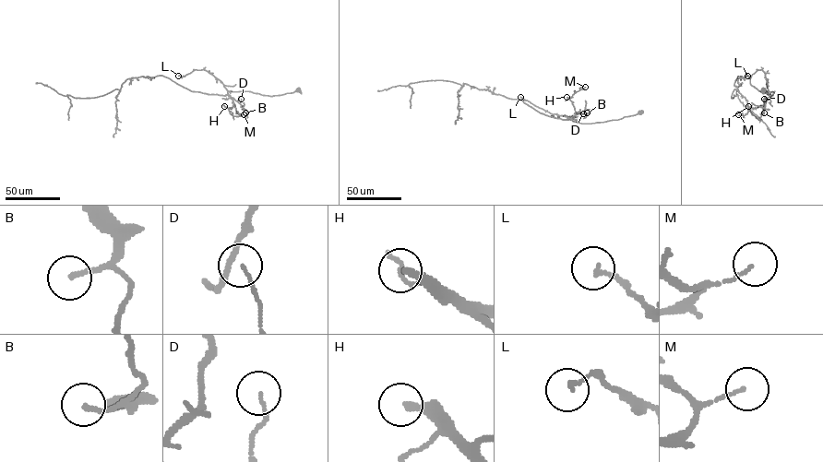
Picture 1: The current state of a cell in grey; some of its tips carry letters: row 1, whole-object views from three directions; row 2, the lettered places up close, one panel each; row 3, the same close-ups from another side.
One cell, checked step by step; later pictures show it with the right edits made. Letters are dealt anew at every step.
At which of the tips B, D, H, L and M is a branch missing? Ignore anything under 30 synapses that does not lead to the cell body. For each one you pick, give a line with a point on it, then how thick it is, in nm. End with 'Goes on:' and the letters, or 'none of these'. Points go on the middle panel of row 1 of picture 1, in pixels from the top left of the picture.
H: at (566, 97); 260 nm thick
Goes on: H

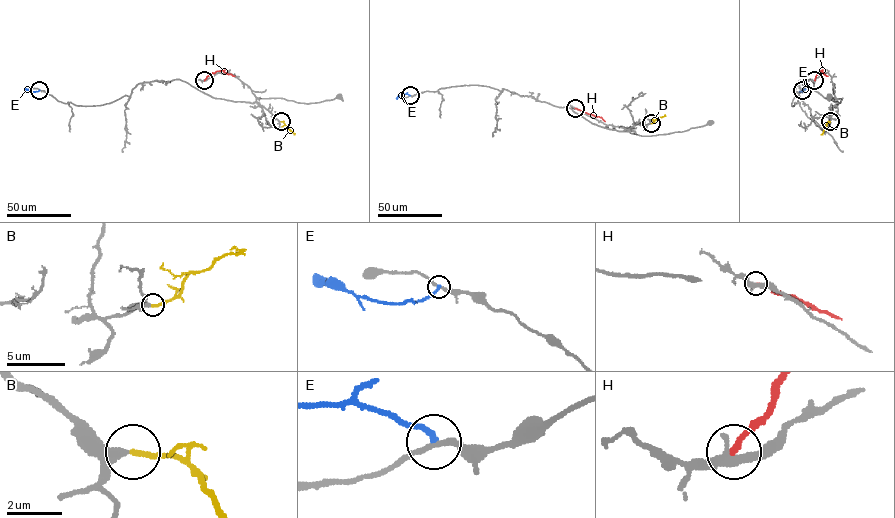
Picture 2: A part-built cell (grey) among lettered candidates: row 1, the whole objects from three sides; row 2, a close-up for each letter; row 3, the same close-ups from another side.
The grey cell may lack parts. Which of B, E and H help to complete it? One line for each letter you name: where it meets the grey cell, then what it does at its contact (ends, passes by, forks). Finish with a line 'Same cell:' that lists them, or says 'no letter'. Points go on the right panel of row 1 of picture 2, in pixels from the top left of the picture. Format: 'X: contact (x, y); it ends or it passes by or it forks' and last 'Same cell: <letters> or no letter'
B: contact (830, 121); it ends
Same cell: B

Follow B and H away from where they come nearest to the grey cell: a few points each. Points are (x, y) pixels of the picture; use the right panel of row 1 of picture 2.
B: (829, 121), (821, 134)
H: (814, 80), (820, 70), (828, 76)

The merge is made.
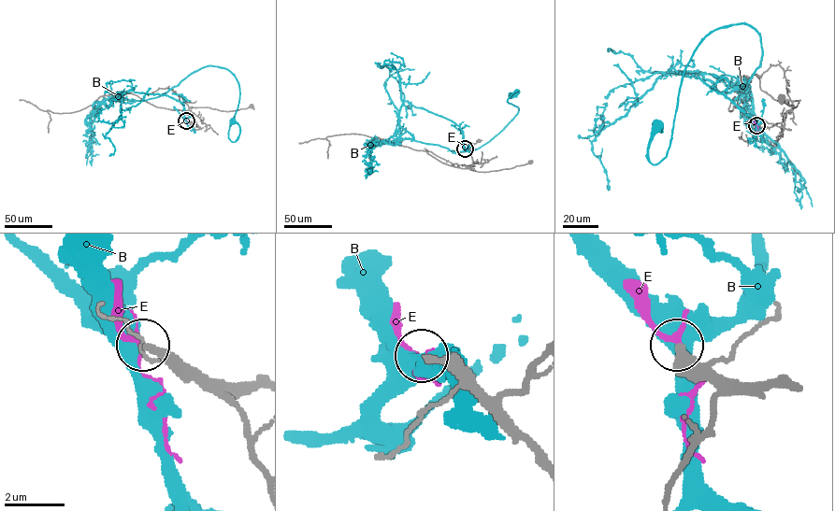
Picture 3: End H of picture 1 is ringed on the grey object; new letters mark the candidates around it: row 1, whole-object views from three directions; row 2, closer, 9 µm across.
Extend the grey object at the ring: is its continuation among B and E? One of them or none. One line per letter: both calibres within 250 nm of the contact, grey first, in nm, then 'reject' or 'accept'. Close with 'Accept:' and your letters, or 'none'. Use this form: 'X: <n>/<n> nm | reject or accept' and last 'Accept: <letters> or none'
B: 260/500 nm | reject
E: 260/190 nm | reject
Accept: none

